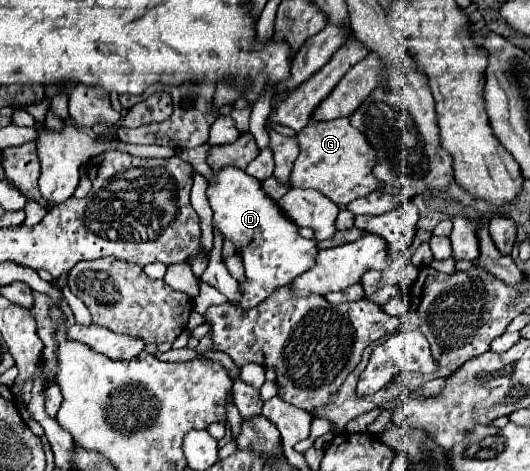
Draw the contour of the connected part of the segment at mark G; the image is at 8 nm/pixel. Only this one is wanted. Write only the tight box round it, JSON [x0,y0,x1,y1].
[290,118,378,206]

